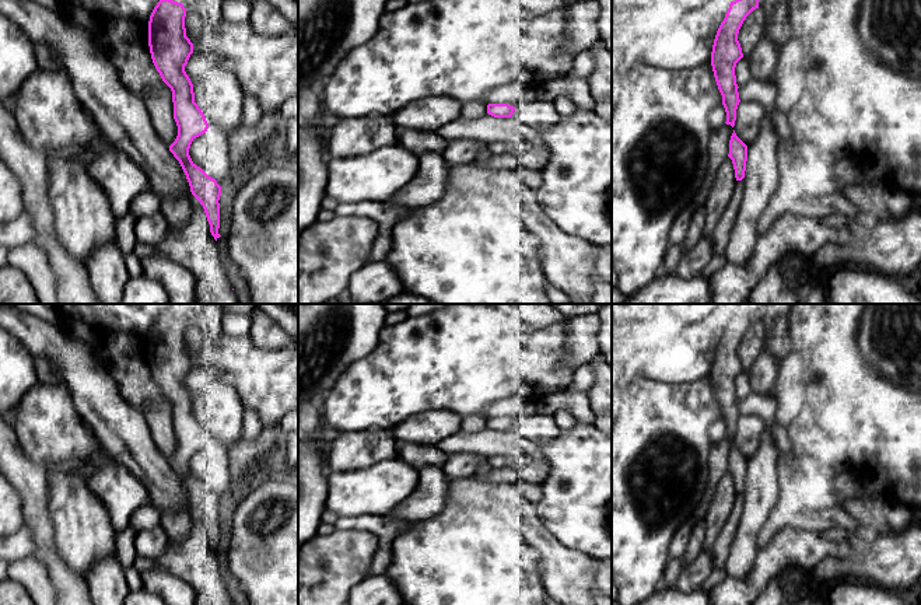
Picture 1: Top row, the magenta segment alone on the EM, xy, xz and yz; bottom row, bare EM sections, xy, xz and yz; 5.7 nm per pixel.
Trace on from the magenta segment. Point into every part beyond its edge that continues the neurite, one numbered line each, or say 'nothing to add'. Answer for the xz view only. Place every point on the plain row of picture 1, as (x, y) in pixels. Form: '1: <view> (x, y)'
nothing to add

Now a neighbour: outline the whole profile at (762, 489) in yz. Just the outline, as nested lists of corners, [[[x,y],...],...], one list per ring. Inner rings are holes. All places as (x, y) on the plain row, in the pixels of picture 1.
[[[764,429],[756,454],[747,459],[745,504],[724,567],[728,577],[746,578],[753,569],[760,550],[759,532],[778,501],[780,457],[773,433]]]

